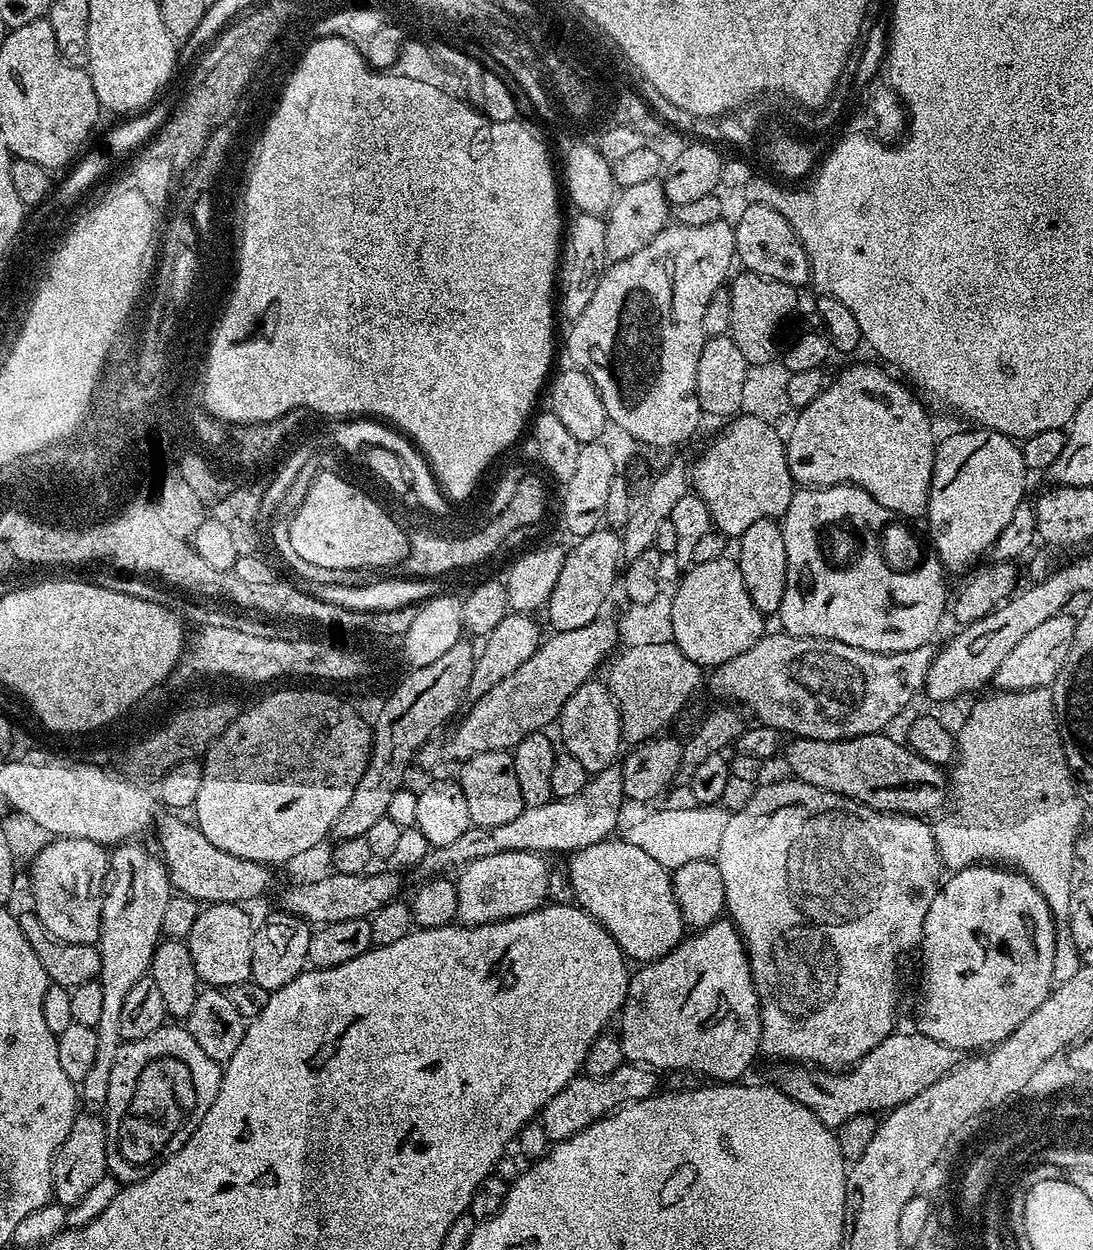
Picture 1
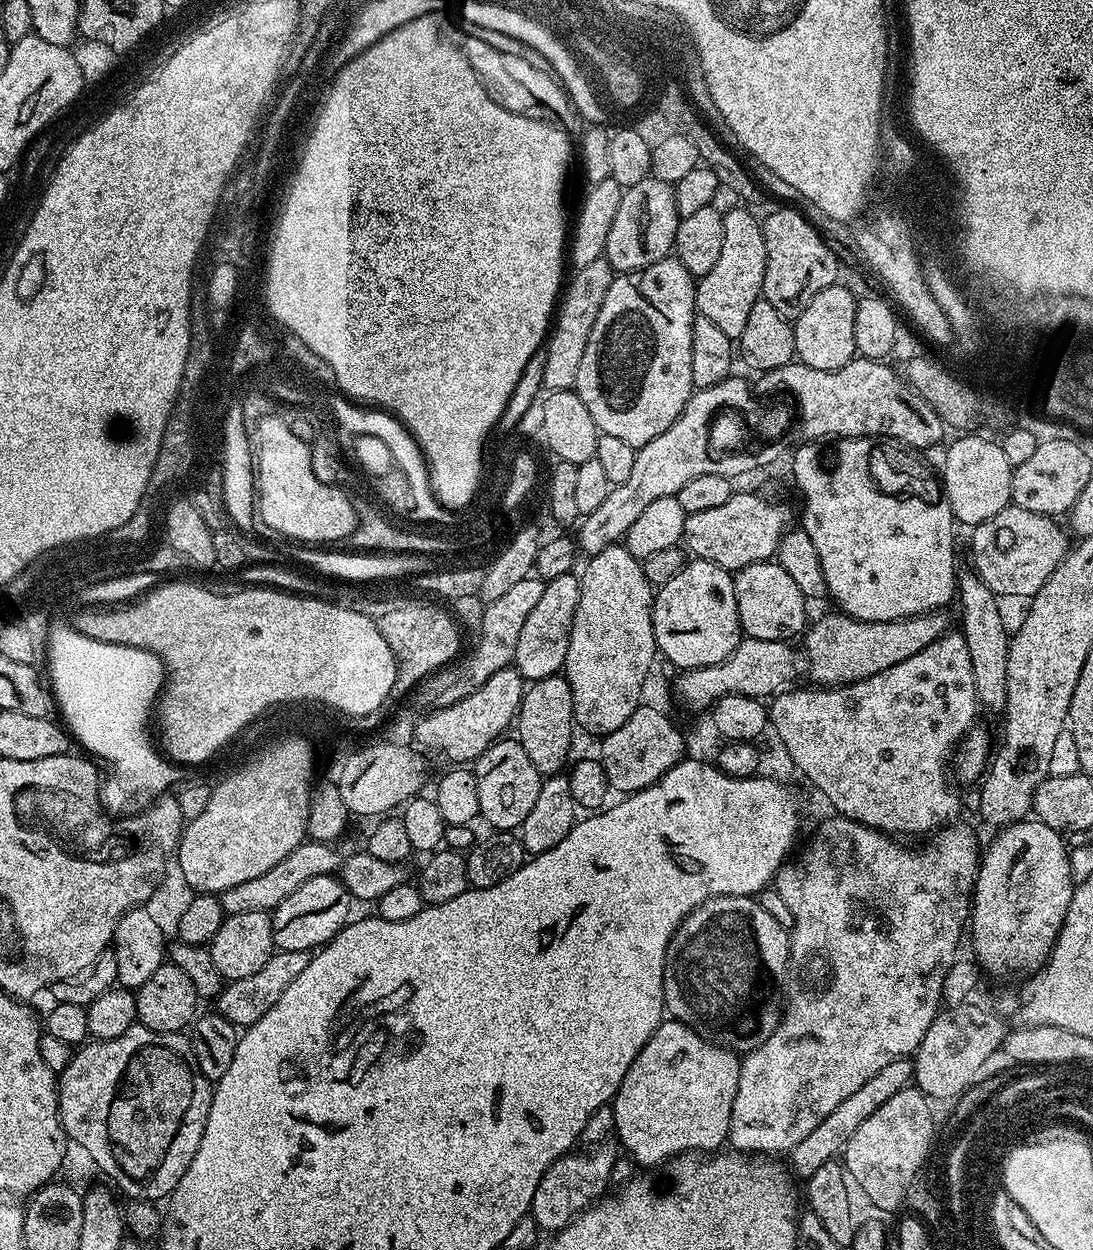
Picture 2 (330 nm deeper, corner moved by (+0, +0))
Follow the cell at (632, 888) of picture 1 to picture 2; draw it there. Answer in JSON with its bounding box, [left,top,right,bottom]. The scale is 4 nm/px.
[664,896,790,1054]

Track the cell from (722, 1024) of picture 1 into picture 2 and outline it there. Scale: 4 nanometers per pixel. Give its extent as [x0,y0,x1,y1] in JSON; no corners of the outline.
[611,1018,740,1170]

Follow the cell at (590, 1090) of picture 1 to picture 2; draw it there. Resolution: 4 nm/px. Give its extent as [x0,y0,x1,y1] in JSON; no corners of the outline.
[530,1142,618,1234]

